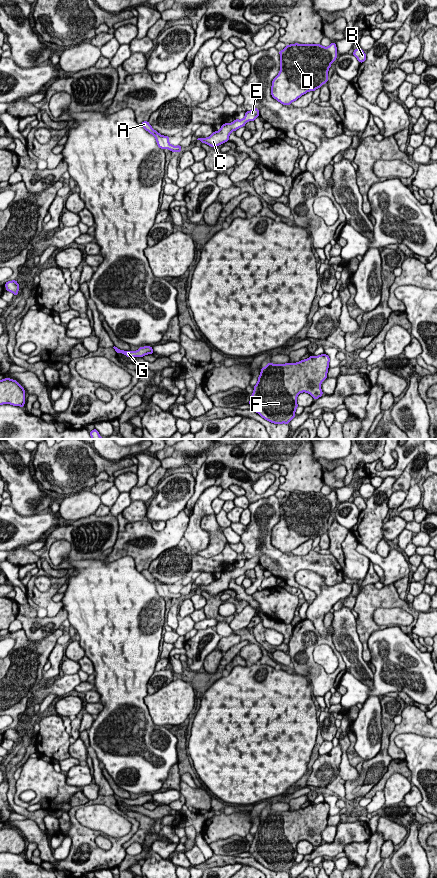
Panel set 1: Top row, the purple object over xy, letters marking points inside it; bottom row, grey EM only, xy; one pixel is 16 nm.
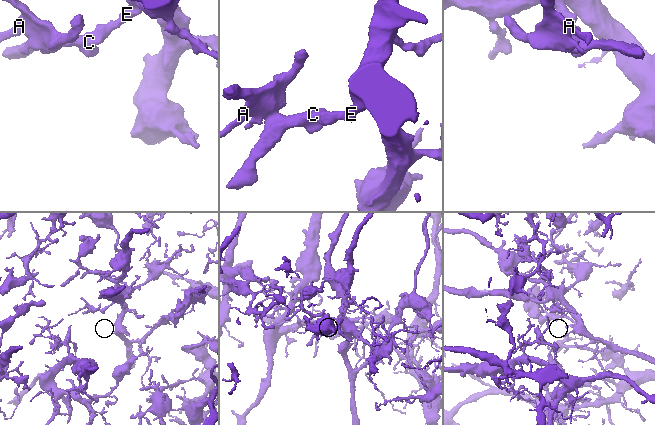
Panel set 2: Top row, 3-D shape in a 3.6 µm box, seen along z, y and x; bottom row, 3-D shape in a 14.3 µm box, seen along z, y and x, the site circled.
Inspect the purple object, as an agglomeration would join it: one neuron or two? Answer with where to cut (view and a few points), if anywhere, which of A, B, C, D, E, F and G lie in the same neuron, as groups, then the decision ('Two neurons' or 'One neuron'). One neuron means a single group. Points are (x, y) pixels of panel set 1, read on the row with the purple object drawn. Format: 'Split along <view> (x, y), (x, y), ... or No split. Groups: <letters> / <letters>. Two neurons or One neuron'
No split. Groups: A B C D E F G. One neuron

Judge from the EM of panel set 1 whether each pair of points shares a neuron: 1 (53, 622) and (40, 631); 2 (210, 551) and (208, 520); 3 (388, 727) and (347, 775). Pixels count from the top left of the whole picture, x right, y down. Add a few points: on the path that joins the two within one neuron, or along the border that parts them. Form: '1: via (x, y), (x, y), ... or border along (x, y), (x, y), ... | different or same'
1: via (50, 624), (43, 628) | same
2: via (214, 543), (213, 528) | same
3: border along (358, 773), (355, 779), (346, 781) | different

